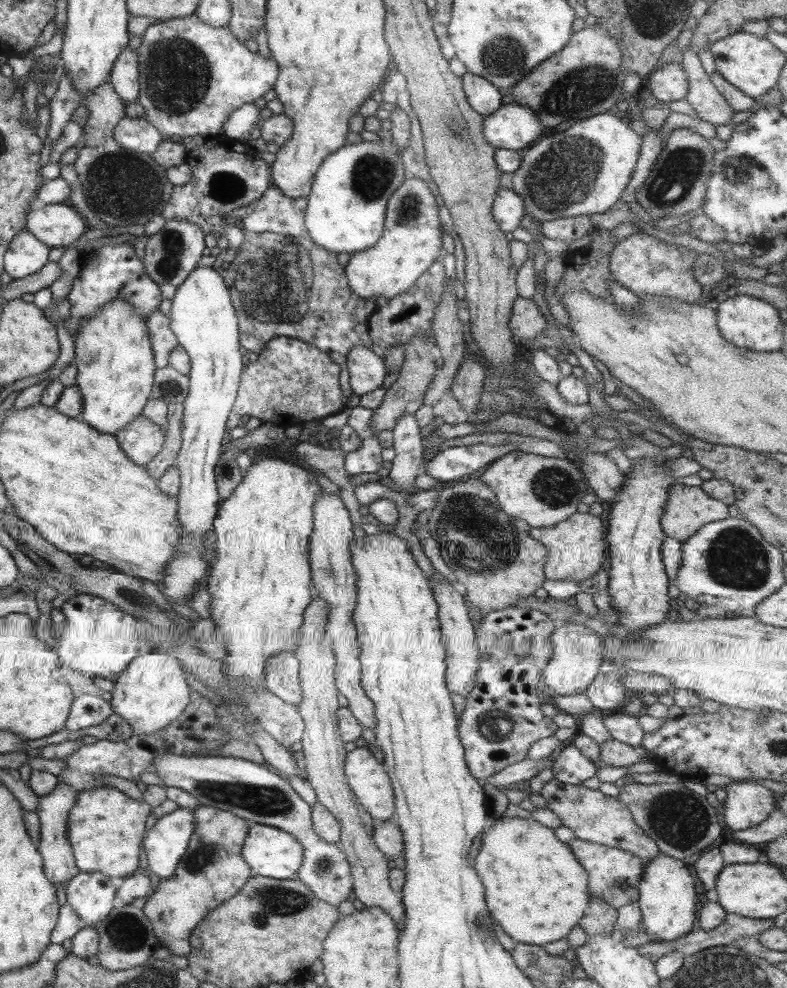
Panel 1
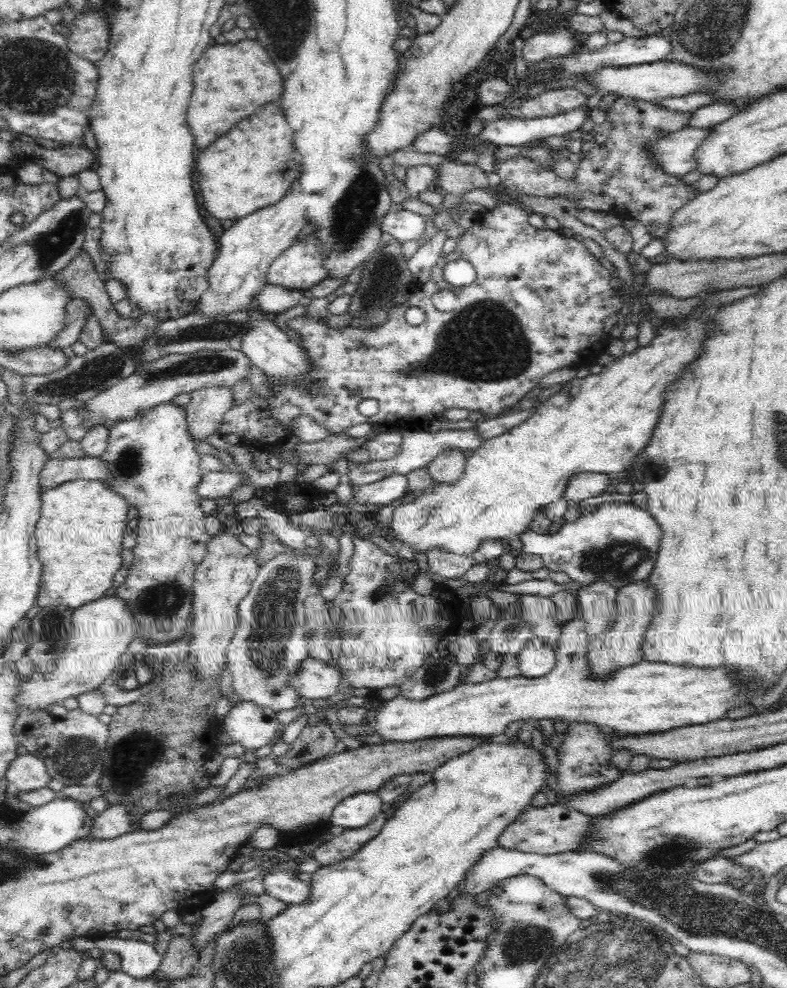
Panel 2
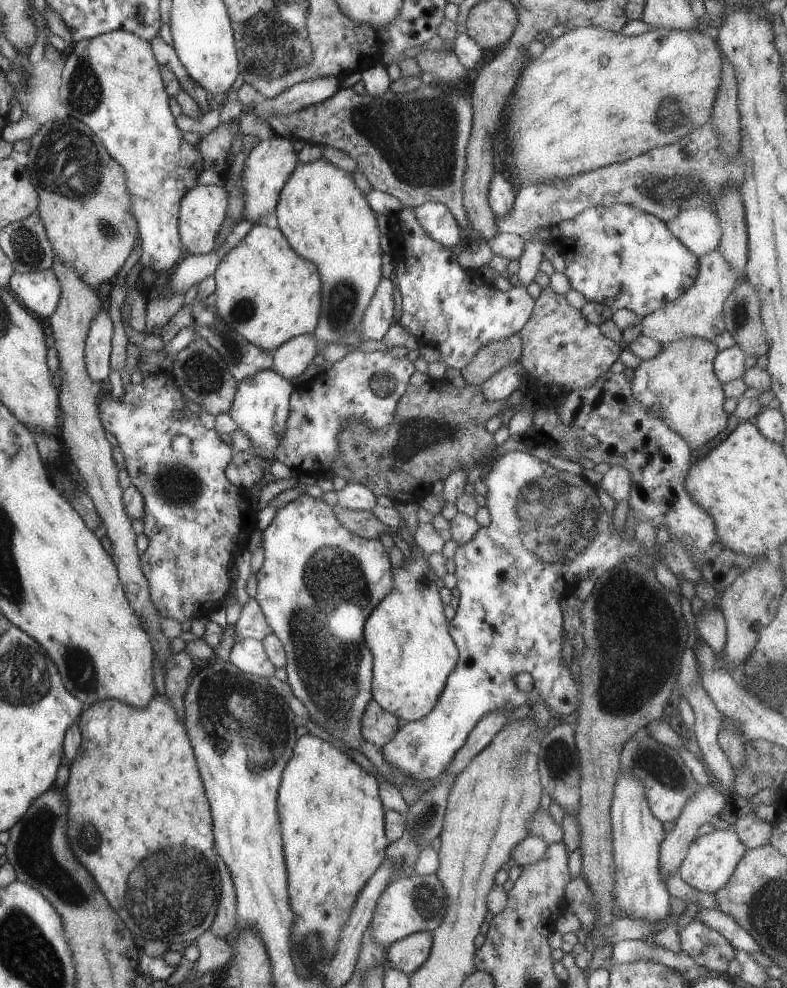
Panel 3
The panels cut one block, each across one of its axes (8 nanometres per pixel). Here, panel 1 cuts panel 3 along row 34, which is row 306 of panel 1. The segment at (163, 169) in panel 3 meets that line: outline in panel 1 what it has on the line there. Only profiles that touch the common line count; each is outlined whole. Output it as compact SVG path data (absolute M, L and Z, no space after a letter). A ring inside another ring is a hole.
M121 295L100 306L91 316L79 321L74 336L73 365L76 368L76 384L82 396L80 420L96 431L114 434L124 424L141 415L143 405L150 399L151 385L156 369L149 340L146 318L136 313L136 308Z

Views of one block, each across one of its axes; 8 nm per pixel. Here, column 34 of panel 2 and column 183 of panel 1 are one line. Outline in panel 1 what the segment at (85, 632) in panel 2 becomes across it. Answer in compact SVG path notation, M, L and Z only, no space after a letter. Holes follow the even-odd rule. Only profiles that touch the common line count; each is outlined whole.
M157 650L144 656L137 656L119 674L109 700L112 712L129 723L132 734L147 734L163 728L170 720L177 718L189 702L190 689L180 663Z

